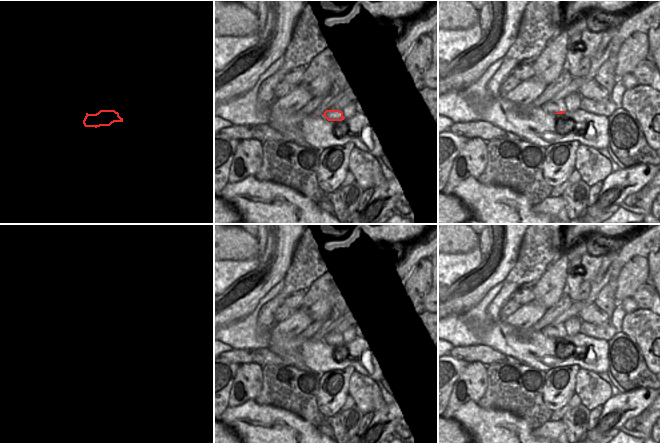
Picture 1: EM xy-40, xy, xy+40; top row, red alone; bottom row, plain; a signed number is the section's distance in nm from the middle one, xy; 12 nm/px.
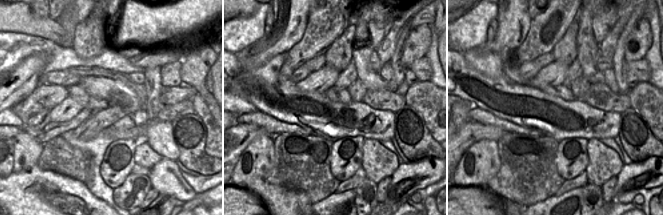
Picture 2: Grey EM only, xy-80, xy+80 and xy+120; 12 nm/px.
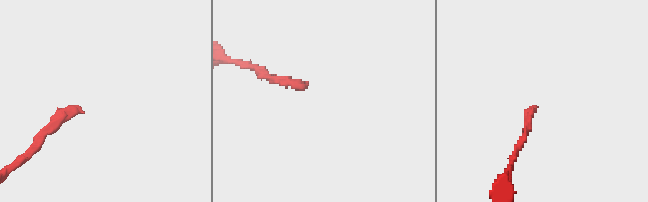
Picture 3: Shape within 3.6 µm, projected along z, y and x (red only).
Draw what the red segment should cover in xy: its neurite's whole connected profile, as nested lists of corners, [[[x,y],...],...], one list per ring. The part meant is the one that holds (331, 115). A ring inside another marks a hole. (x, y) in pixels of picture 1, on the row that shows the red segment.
[[[326,110],[323,116],[328,121],[342,121],[345,119],[345,117],[343,116],[343,112],[339,110]]]

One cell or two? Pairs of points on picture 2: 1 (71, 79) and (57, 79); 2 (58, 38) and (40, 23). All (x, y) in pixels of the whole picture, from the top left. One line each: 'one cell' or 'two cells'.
1: one cell
2: one cell

